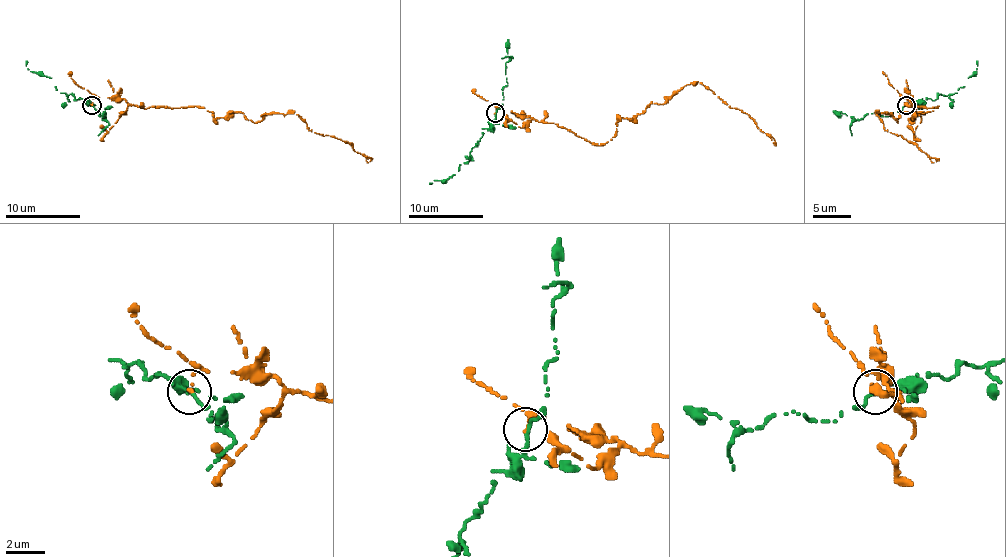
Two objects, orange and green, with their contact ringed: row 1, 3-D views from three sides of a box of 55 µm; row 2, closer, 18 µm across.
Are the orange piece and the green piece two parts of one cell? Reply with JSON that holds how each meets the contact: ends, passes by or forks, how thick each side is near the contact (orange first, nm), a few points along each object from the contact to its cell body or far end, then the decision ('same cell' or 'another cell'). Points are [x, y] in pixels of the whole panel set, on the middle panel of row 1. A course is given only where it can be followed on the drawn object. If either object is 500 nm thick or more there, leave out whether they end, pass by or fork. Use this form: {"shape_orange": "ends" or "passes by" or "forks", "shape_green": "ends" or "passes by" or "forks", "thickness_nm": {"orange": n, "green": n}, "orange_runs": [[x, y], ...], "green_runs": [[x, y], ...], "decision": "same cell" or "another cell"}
{"shape_orange": "ends", "shape_green": "passes by", "thickness_nm": {"orange": 180, "green": 180}, "orange_runs": [[495, 112], [556, 123], [603, 146], [619, 118], [663, 104], [696, 82], [745, 112], [775, 146]], "green_runs": [[495, 112], [495, 121], [488, 129], [482, 129], [480, 140], [465, 163], [445, 180], [433, 180], [430, 183]], "decision": "another cell"}

